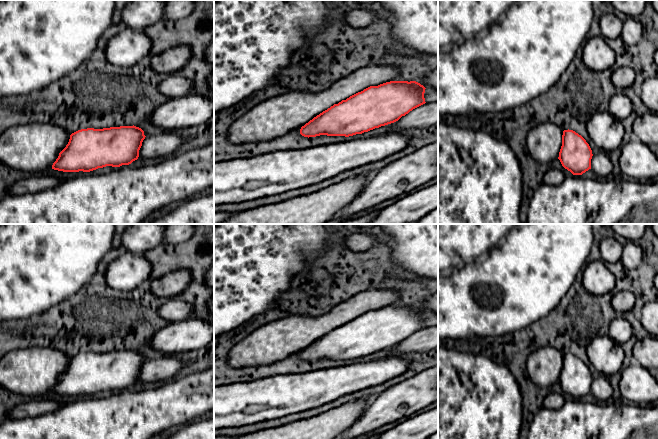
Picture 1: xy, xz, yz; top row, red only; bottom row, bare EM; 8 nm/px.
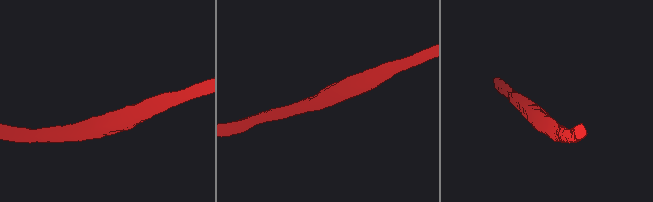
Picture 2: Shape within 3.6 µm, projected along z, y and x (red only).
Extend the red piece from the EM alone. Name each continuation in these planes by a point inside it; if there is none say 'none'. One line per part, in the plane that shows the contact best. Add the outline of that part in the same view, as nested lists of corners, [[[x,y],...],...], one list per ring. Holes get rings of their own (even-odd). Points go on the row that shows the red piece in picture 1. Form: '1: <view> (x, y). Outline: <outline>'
none

